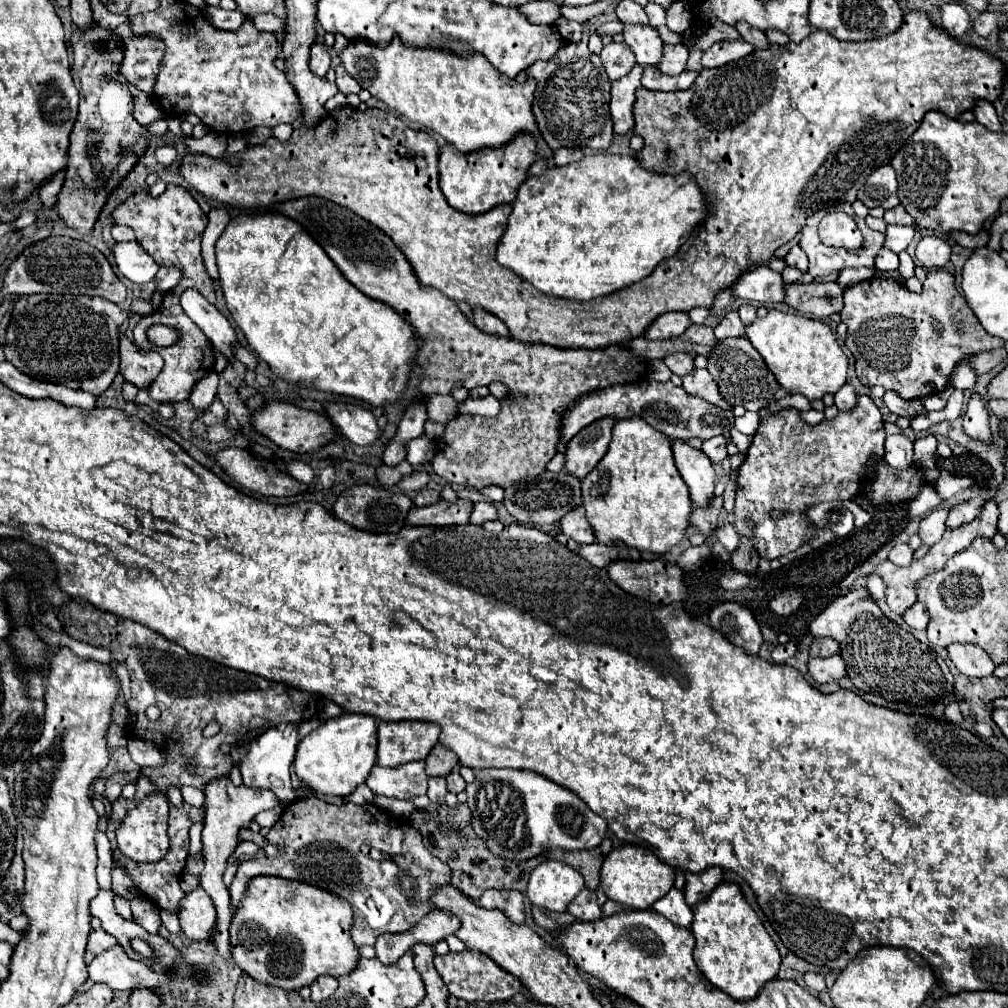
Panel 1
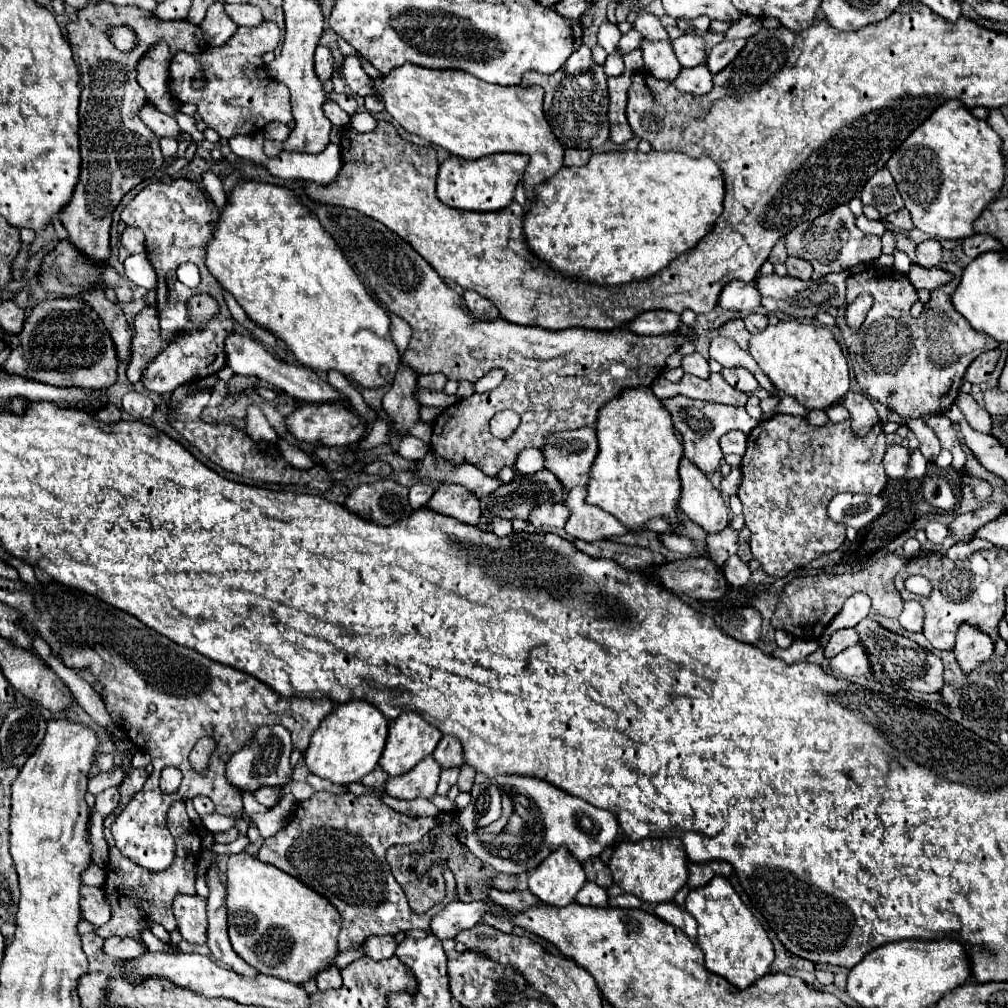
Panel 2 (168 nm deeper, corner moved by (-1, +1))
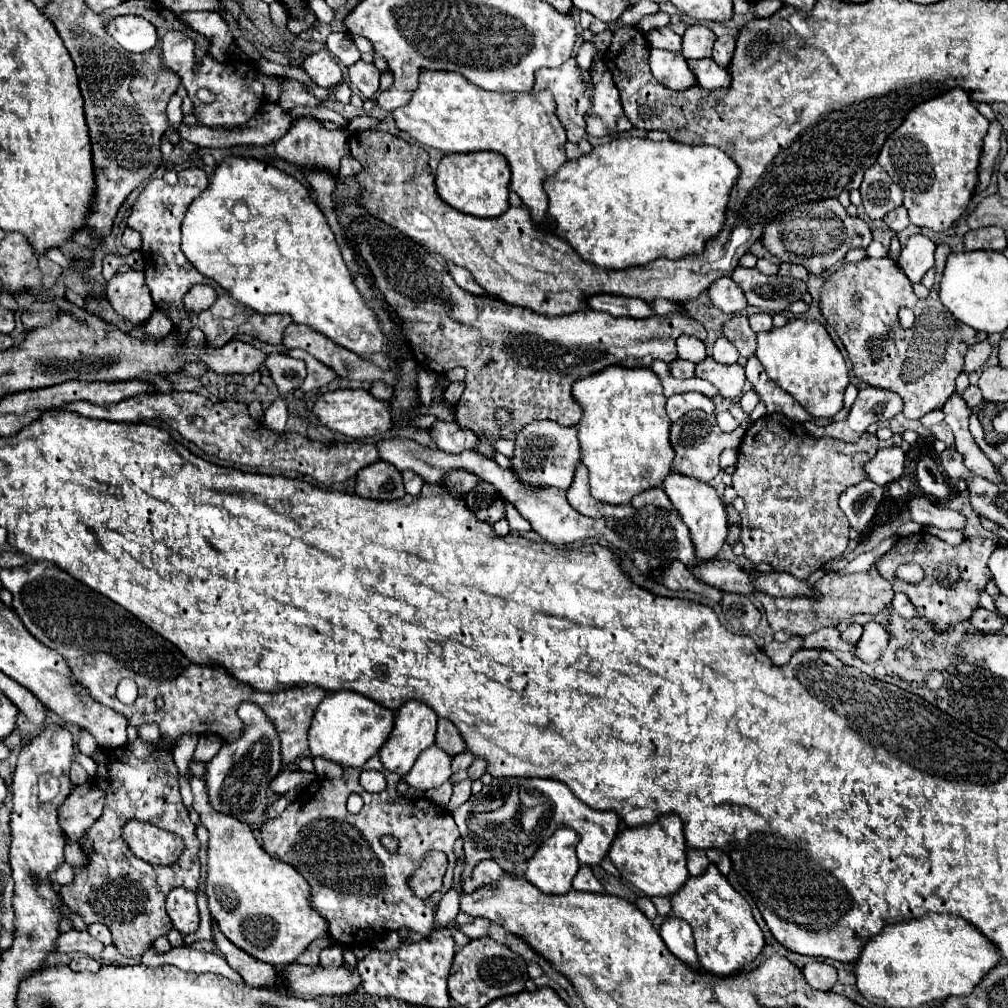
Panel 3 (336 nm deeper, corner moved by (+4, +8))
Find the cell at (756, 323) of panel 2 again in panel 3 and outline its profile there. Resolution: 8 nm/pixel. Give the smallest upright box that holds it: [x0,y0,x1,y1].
[749,312,773,332]

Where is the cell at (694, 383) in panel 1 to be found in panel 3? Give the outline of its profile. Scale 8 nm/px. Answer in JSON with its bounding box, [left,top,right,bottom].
[671,360,695,378]

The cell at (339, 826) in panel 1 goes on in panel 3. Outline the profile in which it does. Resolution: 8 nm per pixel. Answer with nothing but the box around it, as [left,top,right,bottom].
[259,754,459,946]

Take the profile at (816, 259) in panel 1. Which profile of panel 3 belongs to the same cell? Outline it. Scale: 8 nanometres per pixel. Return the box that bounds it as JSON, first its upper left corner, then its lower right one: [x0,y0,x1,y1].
[763,198,873,274]

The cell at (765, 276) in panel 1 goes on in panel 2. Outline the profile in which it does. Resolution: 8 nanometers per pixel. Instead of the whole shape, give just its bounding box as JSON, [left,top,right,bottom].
[718,281,760,313]

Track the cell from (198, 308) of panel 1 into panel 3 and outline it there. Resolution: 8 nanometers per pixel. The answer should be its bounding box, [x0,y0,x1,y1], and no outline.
[265,352,307,394]

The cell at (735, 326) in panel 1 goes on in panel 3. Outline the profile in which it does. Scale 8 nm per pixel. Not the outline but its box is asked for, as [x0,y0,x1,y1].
[723,316,755,358]

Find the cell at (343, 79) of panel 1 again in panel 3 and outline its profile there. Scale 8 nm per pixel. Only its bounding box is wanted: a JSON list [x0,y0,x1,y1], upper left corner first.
[349,60,379,98]

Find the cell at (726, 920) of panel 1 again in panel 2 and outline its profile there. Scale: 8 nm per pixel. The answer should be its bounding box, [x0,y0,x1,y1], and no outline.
[684,875,774,989]

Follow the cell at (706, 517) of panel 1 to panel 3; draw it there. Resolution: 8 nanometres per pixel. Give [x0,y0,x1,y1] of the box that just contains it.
[567,462,637,518]

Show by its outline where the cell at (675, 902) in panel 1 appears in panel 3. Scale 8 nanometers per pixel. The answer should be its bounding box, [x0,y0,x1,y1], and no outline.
[659,914,699,968]

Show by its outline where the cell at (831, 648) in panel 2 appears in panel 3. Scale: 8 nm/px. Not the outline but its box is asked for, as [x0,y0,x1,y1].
[841,624,863,644]

